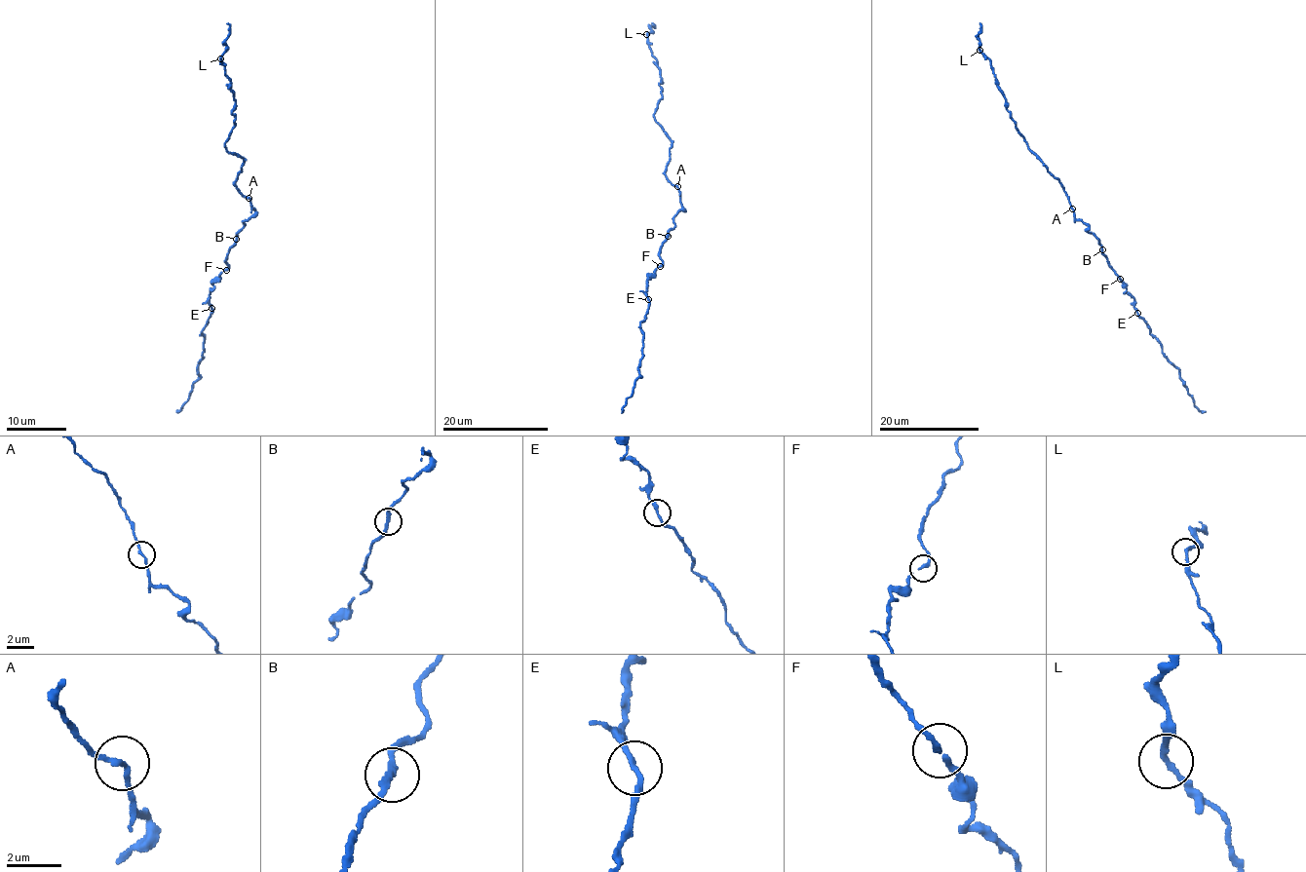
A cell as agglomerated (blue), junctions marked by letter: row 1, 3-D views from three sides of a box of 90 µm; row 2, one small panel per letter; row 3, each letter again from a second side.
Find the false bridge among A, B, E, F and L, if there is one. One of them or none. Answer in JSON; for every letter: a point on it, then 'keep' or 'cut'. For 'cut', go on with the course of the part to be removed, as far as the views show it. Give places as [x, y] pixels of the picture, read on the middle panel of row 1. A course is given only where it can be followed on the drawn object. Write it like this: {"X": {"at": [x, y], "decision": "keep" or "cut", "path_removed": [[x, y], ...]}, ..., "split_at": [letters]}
{"A": {"at": [677, 186], "decision": "keep"}, "B": {"at": [668, 236], "decision": "keep"}, "E": {"at": [648, 299], "decision": "keep"}, "F": {"at": [660, 266], "decision": "keep"}, "L": {"at": [646, 34], "decision": "keep"}, "split_at": []}

